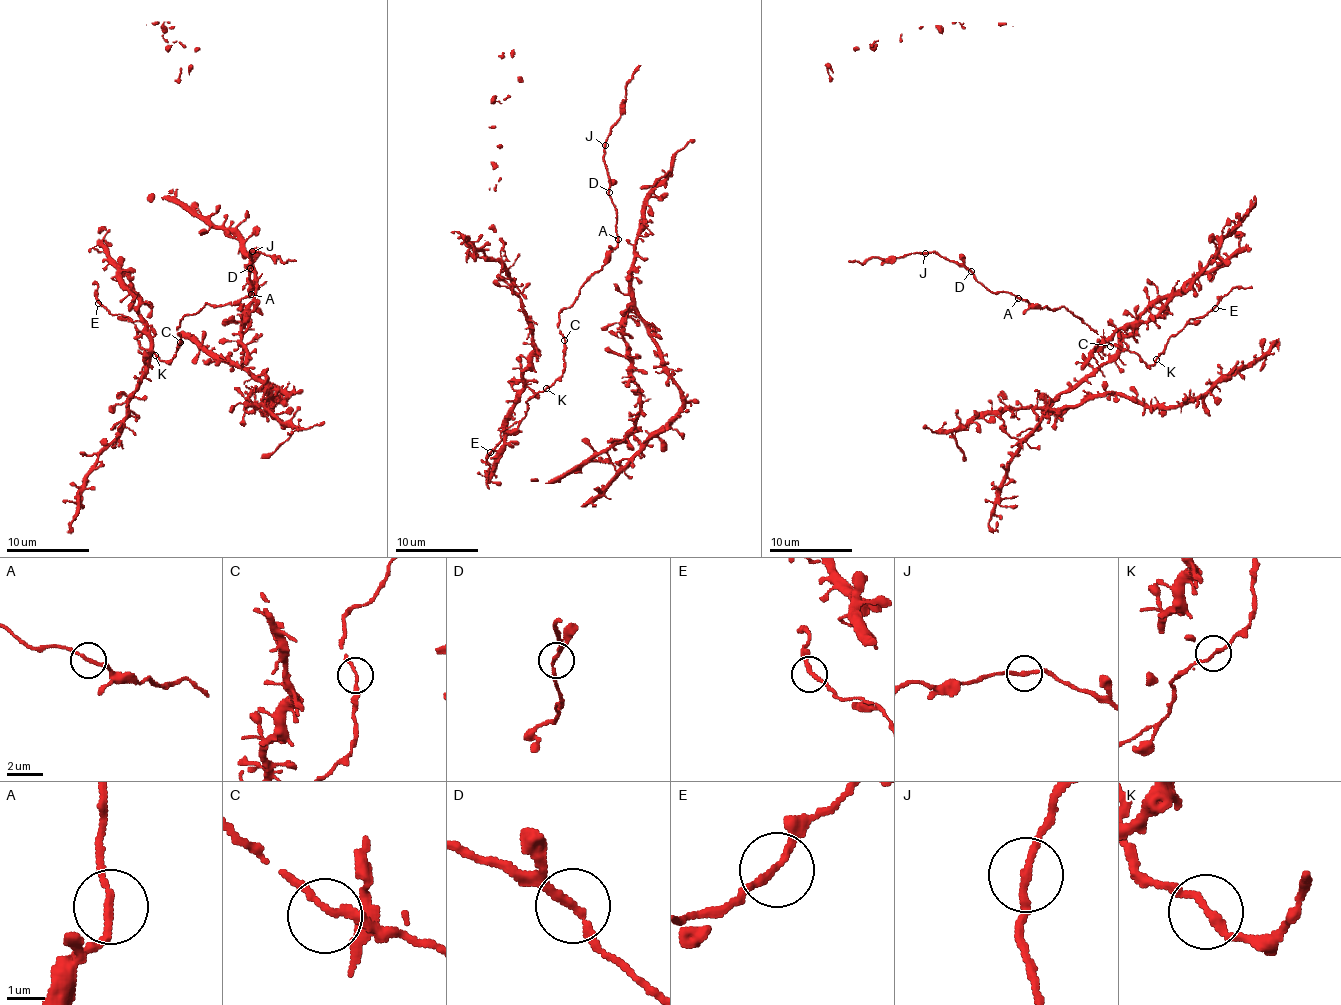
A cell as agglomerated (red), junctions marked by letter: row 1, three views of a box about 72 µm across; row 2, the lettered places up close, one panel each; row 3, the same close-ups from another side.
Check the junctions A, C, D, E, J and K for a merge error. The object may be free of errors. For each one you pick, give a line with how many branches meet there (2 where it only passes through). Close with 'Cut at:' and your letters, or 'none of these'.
Cut at: none of these

